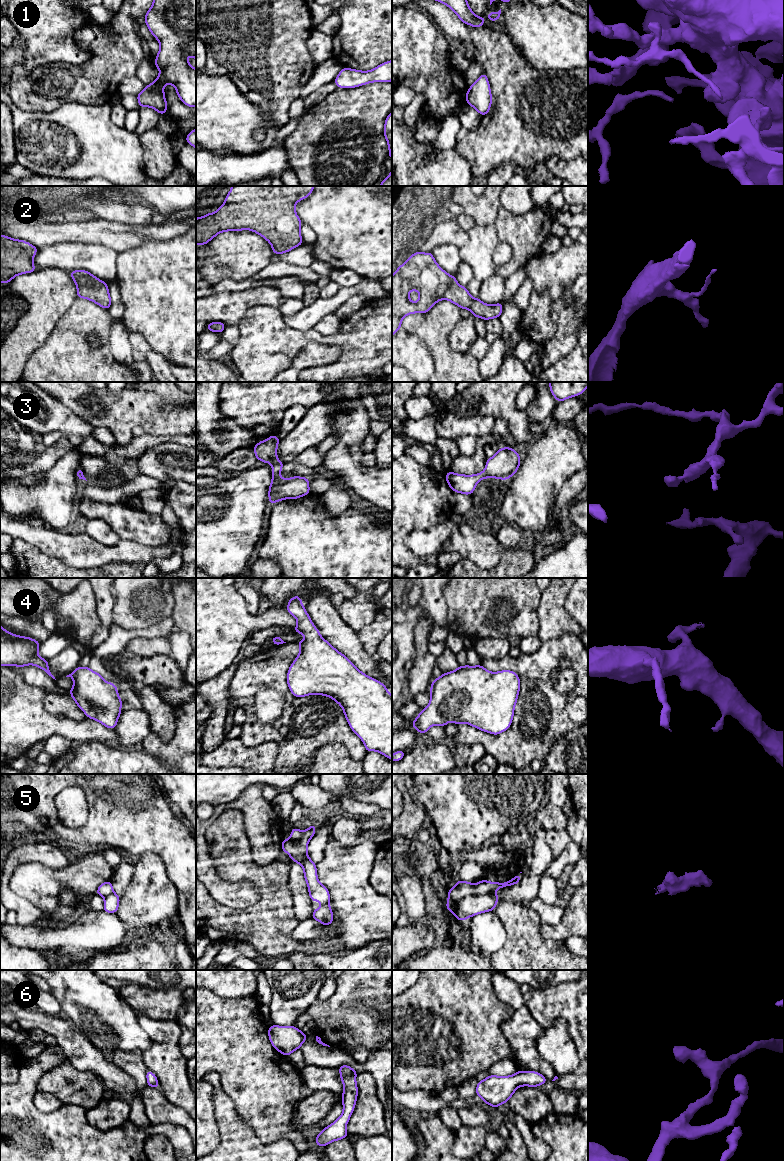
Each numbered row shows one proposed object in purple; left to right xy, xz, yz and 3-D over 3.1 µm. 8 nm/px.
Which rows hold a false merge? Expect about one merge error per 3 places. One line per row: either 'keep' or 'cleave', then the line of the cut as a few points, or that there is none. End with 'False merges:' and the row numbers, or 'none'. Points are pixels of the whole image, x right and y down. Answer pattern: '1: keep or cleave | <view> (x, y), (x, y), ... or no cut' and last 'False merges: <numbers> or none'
1: keep | no cut
2: keep | no cut
3: keep | no cut
4: keep | no cut
5: cleave | yz (491, 891), (485, 894), (465, 895), (450, 910)
6: keep | no cut
False merges: 5

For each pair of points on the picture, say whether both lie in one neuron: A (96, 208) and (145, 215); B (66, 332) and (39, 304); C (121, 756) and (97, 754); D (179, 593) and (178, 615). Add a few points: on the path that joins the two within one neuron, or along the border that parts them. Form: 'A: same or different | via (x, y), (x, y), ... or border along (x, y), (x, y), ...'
A: same | via (108, 211), (133, 214)
B: different | border along (72, 303), (44, 341)
C: same | via (115, 756), (103, 756)
D: same | via (179, 598), (179, 610)

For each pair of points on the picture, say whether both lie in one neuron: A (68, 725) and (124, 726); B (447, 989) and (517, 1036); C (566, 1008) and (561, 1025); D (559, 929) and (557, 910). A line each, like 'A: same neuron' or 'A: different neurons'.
A: different neurons
B: different neurons
C: different neurons
D: different neurons

